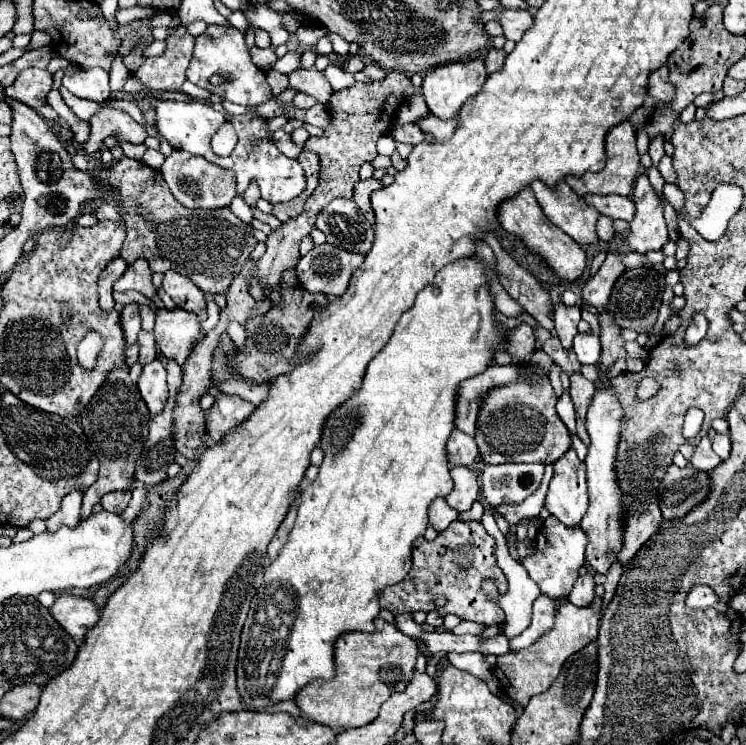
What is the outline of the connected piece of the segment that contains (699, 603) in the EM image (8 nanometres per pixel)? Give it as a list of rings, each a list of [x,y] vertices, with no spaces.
[[[694,587],[694,589],[688,593],[686,603],[688,603],[690,607],[712,607],[712,605],[718,603],[718,599],[720,599],[720,597],[718,597],[716,593],[712,593],[710,587]]]

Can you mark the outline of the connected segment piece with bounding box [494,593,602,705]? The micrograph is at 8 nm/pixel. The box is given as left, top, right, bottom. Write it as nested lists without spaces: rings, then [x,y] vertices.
[[[602,593],[596,595],[592,605],[588,607],[574,607],[572,603],[562,603],[552,631],[540,637],[534,645],[522,649],[522,651],[508,651],[506,655],[498,657],[498,663],[494,667],[494,675],[500,681],[502,693],[518,701],[520,705],[528,705],[530,697],[544,693],[552,681],[558,677],[562,663],[576,651],[580,651],[584,645],[592,643],[598,637],[598,623],[600,623],[600,609],[602,609]]]

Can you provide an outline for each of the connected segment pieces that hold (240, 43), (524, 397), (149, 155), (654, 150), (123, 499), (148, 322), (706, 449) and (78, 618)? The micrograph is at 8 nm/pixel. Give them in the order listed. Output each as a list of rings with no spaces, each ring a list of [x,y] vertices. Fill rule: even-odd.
[[[226,23],[226,25],[210,25],[206,29],[206,33],[196,39],[194,57],[190,61],[186,77],[194,85],[198,85],[198,87],[202,87],[202,89],[206,89],[206,91],[210,91],[214,95],[220,95],[222,99],[238,103],[238,105],[260,105],[260,103],[264,103],[264,101],[268,101],[272,97],[270,85],[266,81],[266,73],[260,71],[250,59],[248,45],[244,45],[244,33],[240,29],[236,29],[236,27],[232,27],[230,23]],[[216,73],[226,75],[230,81],[226,85],[214,87],[210,83],[210,77],[216,75]]]
[[[524,377],[524,381],[514,381],[512,385],[500,385],[498,389],[490,389],[484,393],[484,401],[476,421],[476,443],[480,449],[480,457],[484,463],[554,463],[570,449],[570,433],[562,419],[556,413],[556,393],[550,381],[532,381],[532,377]]]
[[[148,149],[146,153],[144,153],[144,157],[142,157],[142,163],[146,163],[146,165],[150,165],[152,169],[160,169],[160,165],[164,163],[164,155],[160,153],[160,151],[154,151],[154,149]]]
[[[658,135],[658,137],[654,137],[654,139],[650,141],[648,153],[650,153],[650,157],[652,157],[652,164],[654,166],[657,166],[661,158],[665,155],[663,145],[664,145],[664,137],[662,137],[662,135]]]
[[[112,491],[104,495],[100,501],[100,505],[112,513],[122,513],[128,507],[128,503],[130,503],[130,491]]]
[[[140,305],[139,310],[142,318],[142,330],[153,331],[155,325],[154,311],[145,305]]]
[[[704,437],[704,439],[700,441],[700,445],[696,447],[696,451],[694,451],[694,455],[692,455],[692,459],[690,459],[690,465],[692,465],[694,469],[698,469],[698,471],[712,471],[720,461],[722,461],[722,459],[720,459],[720,457],[712,451],[712,447],[710,447],[710,439]]]
[[[60,595],[54,605],[50,607],[52,617],[76,639],[82,639],[88,629],[92,629],[98,623],[98,607],[84,597],[74,595]]]

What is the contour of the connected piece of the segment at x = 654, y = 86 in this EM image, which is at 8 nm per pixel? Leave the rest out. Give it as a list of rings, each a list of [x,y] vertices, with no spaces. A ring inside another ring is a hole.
[[[668,67],[656,69],[656,71],[650,75],[648,93],[650,93],[656,101],[660,101],[660,103],[672,101],[672,93],[676,93],[676,89],[672,89],[672,83],[668,81]]]

